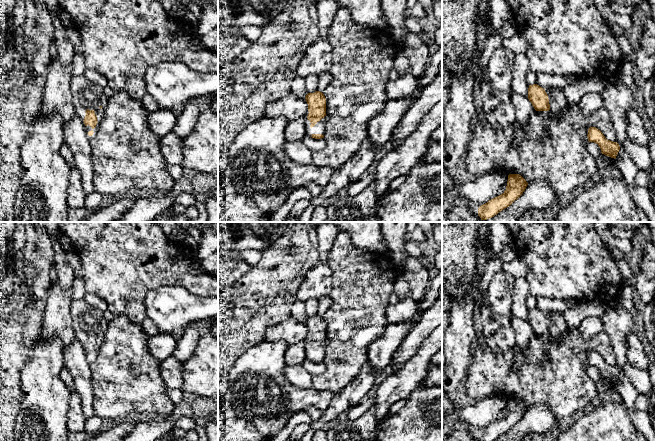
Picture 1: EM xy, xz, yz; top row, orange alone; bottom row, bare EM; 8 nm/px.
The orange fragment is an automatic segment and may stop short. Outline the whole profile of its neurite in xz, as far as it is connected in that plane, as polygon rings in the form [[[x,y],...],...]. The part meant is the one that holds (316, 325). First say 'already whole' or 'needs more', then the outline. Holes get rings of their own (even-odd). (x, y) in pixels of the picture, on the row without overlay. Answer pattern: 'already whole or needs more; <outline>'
needs more; [[[320,315],[305,321],[308,334],[304,339],[306,359],[315,363],[324,362],[326,355],[326,322]]]

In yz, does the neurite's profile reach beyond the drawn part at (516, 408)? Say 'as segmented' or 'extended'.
as segmented

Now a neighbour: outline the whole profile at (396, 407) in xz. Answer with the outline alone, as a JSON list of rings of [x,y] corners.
[[[398,400],[390,407],[389,415],[395,415],[397,414],[406,404],[408,403],[408,400]]]

